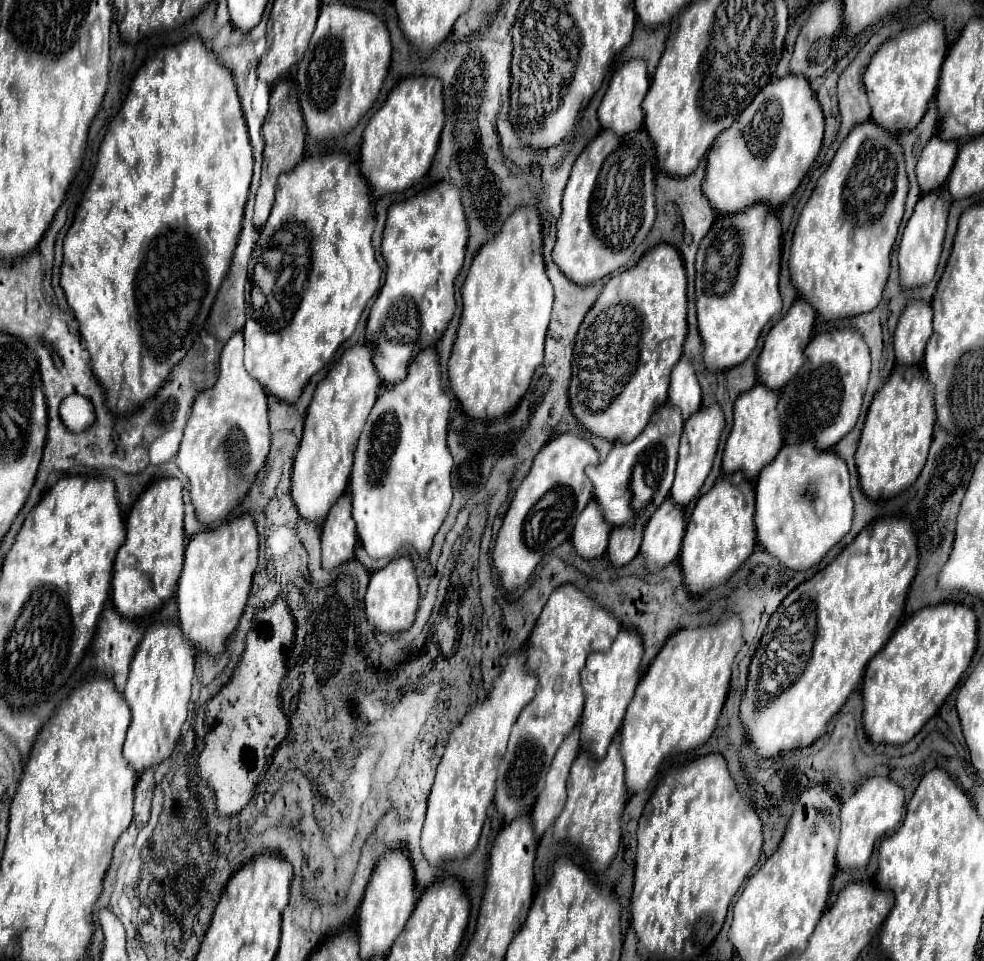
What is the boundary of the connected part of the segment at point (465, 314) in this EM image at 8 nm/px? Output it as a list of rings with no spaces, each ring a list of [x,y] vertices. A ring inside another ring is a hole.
[[[534,206],[516,208],[504,222],[502,230],[478,250],[462,284],[462,318],[448,362],[448,374],[450,388],[458,396],[464,412],[472,418],[494,420],[510,412],[510,408],[514,408],[528,390],[534,370],[542,364],[544,336],[554,300],[552,284],[544,268],[544,258],[540,256],[542,238],[542,218],[538,210]]]

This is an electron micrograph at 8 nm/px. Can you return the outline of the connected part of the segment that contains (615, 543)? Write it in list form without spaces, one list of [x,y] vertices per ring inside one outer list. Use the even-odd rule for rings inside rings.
[[[616,526],[610,532],[608,558],[614,566],[626,566],[640,550],[642,526]]]

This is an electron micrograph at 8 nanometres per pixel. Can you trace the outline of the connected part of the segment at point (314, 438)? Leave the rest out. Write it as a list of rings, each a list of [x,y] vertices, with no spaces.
[[[364,344],[348,348],[338,364],[332,366],[328,376],[318,384],[308,406],[304,436],[292,468],[292,500],[302,518],[320,524],[324,514],[328,514],[332,508],[332,502],[344,494],[352,470],[356,442],[378,398],[380,386],[382,382],[372,362],[372,350]]]

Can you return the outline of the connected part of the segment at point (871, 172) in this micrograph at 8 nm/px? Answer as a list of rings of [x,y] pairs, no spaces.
[[[866,120],[854,126],[848,138],[840,144],[826,172],[818,178],[818,186],[800,212],[790,248],[792,284],[802,298],[812,302],[812,306],[824,320],[868,314],[882,300],[882,290],[890,274],[892,246],[898,236],[906,194],[910,190],[904,172],[902,146],[894,138],[896,136],[892,132],[878,126],[874,120]]]

